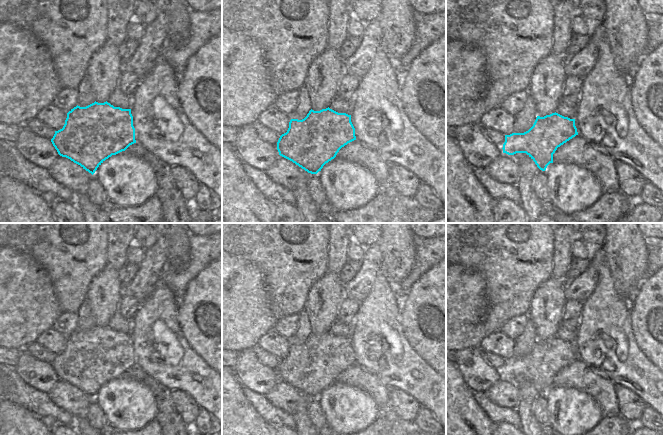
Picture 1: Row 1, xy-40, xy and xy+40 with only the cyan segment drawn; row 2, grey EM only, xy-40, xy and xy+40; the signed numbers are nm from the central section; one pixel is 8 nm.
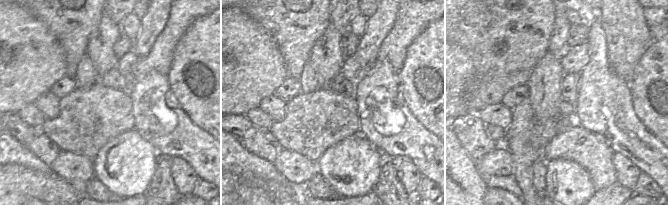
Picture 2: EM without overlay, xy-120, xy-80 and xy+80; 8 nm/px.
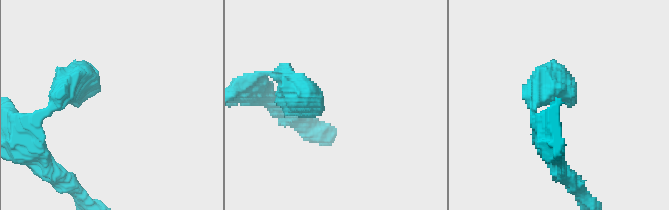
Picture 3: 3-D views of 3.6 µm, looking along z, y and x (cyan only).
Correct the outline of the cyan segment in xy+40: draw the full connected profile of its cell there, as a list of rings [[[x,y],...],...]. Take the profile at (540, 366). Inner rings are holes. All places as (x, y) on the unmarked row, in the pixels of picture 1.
[[[552,337],[544,341],[537,340],[533,350],[524,357],[505,359],[503,377],[514,379],[526,377],[545,395],[553,387],[553,378],[558,371],[578,359],[575,343]]]

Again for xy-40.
[[[95,325],[86,331],[77,329],[67,337],[63,352],[55,355],[51,366],[60,380],[70,383],[93,399],[106,383],[136,367],[131,333],[114,331],[107,325]]]

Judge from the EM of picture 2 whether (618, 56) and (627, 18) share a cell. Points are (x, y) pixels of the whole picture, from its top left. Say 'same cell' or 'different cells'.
same cell

